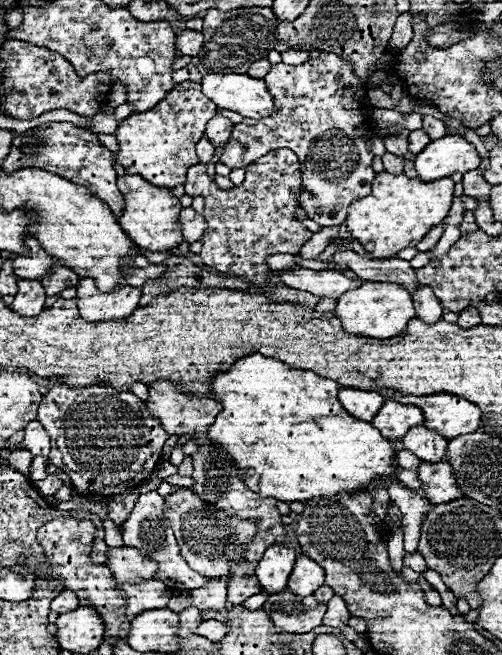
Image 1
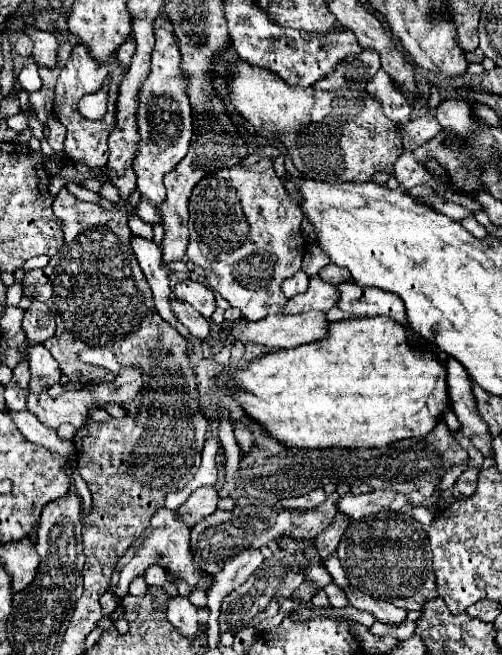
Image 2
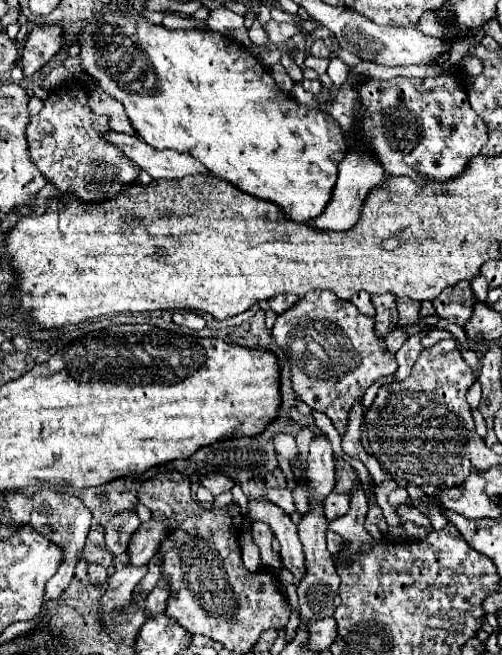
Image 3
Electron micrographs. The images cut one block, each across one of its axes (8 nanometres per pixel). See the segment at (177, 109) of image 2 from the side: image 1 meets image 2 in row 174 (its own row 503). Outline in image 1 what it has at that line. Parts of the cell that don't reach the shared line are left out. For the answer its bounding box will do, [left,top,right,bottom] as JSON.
[122,492,206,590]

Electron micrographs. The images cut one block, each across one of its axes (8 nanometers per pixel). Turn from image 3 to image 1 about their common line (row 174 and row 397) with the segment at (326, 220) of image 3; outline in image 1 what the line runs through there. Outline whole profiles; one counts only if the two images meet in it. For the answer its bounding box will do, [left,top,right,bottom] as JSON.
[338,388,384,420]

